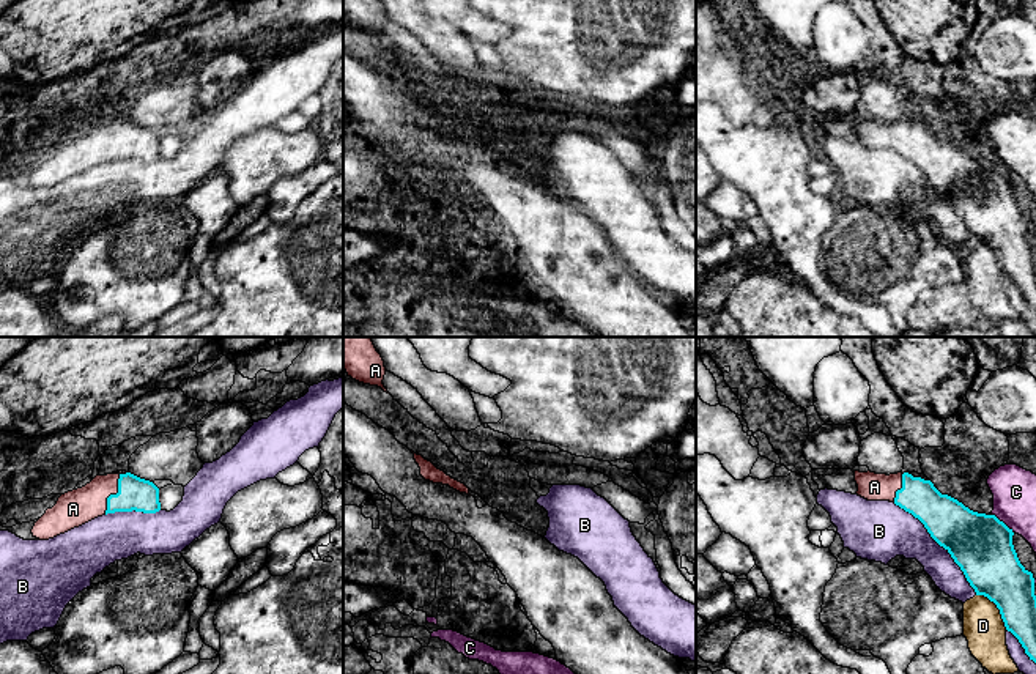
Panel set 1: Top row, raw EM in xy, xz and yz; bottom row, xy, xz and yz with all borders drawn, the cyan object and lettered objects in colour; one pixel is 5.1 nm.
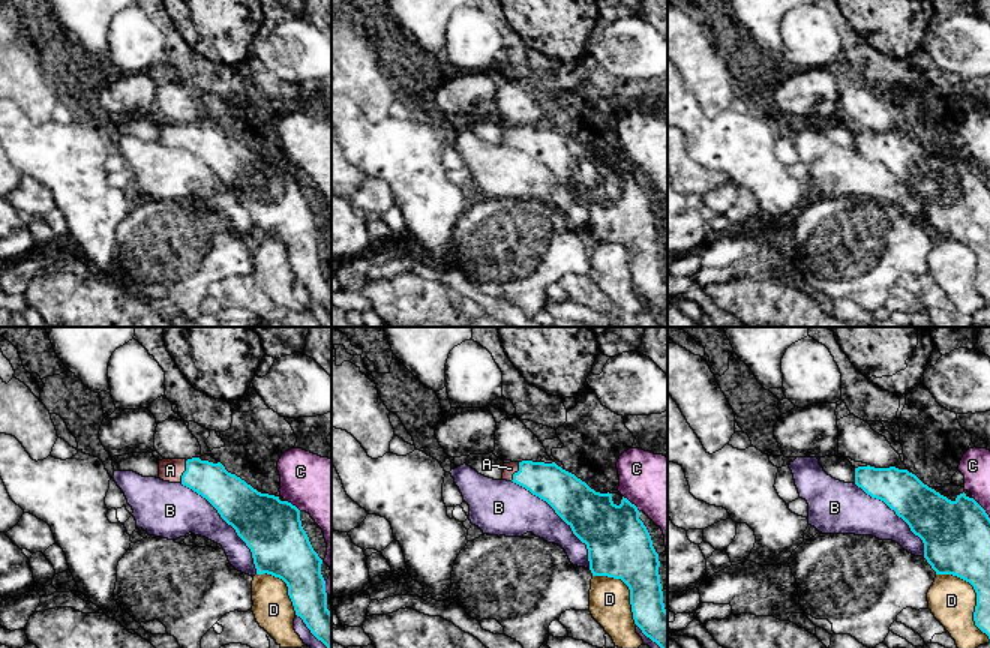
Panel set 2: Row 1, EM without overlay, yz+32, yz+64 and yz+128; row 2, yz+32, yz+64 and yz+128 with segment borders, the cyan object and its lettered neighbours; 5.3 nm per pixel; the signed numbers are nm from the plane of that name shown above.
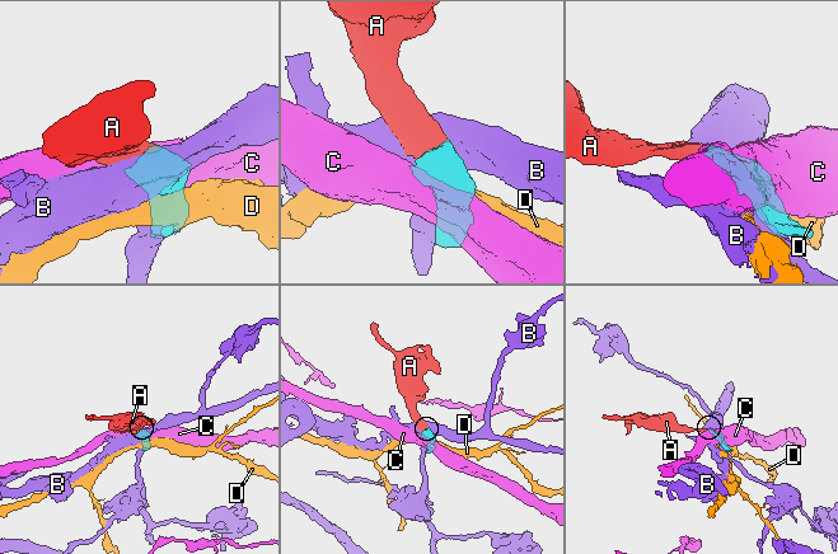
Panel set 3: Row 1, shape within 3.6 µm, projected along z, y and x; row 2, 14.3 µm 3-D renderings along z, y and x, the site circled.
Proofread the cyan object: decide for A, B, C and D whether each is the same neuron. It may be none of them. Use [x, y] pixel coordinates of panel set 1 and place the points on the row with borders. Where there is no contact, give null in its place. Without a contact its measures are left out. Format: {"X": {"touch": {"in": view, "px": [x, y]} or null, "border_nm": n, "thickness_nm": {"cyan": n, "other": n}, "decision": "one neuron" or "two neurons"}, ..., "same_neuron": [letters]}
{"A": {"touch": {"in": "xy", "px": [112, 495]}, "border_nm": 220, "thickness_nm": {"cyan": 170, "other": 190}, "decision": "one neuron"}, "B": {"touch": {"in": "yz", "px": [940, 545]}, "border_nm": 650, "thickness_nm": {"cyan": 320, "other": 240}, "decision": "two neurons"}, "C": {"touch": {"in": "yz", "px": [1003, 523]}, "border_nm": 150, "thickness_nm": {"cyan": 320, "other": 220}, "decision": "two neurons"}, "D": {"touch": {"in": "yz", "px": [997, 607]}, "border_nm": 240, "thickness_nm": {"cyan": 280, "other": 200}, "decision": "two neurons"}, "same_neuron": ["A"]}

